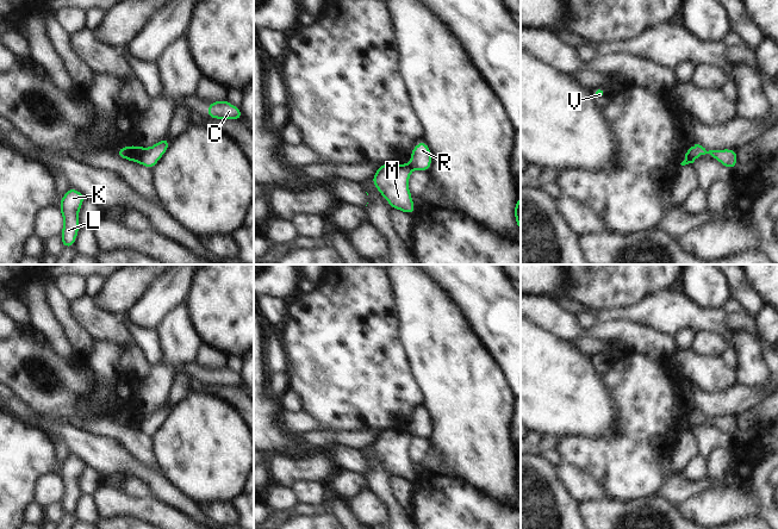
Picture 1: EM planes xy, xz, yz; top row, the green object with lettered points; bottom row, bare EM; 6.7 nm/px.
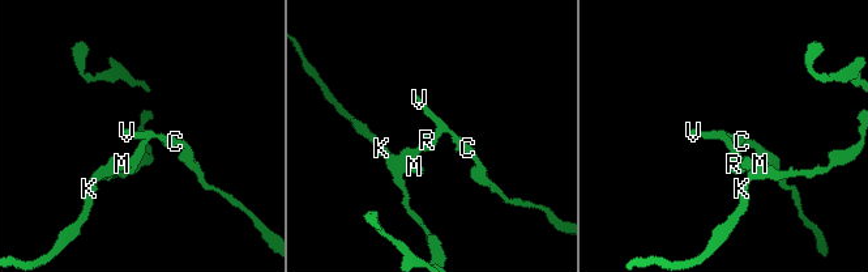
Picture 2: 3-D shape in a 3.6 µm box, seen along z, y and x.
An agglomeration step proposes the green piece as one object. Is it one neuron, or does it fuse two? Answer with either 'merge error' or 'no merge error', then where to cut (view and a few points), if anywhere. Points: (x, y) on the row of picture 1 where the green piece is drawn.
merge error; cut in xy along (143, 148), (137, 161)

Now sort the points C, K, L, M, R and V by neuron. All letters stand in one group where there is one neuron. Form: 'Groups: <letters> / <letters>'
Groups: C R V / K L M.

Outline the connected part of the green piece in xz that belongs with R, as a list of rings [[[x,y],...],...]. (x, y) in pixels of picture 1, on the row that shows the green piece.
[[[423,138],[411,149],[411,161],[406,164],[412,170],[429,172],[431,169],[431,150]]]

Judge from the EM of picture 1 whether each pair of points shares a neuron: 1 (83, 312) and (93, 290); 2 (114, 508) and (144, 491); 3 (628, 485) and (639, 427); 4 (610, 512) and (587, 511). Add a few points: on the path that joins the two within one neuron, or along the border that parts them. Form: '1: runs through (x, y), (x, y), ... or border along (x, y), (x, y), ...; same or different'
1: border along (86, 293), (93, 299); different
2: border along (120, 489), (136, 498), (151, 496); different
3: runs through (628, 471), (628, 447), (630, 441); same
4: runs through (604, 512), (593, 512); same

